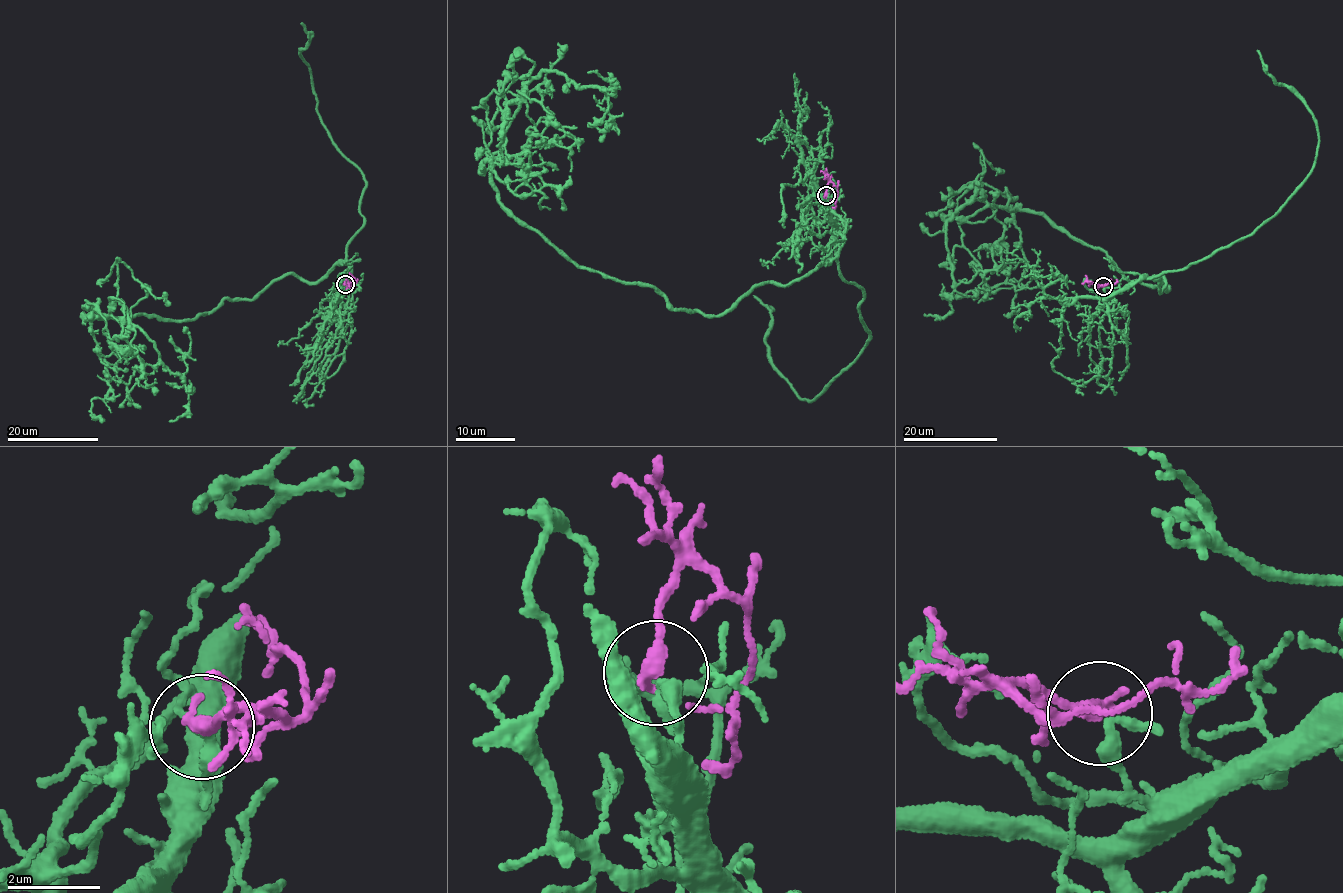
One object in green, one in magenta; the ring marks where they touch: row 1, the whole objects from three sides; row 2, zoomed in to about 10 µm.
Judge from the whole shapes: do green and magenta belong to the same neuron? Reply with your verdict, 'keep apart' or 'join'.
join

